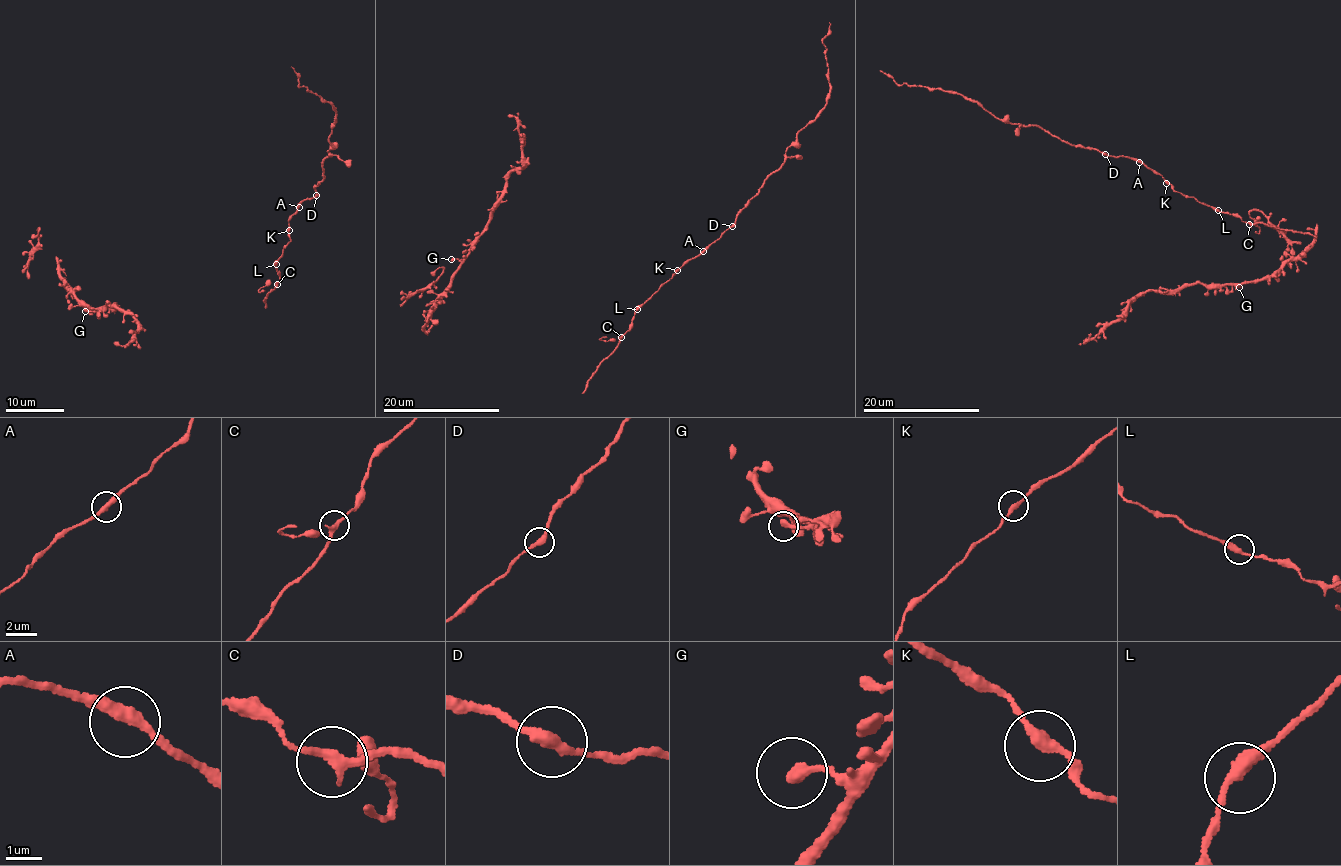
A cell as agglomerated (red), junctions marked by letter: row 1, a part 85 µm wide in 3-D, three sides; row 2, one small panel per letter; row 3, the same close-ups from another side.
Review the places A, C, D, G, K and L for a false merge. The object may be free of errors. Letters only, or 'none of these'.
none of these

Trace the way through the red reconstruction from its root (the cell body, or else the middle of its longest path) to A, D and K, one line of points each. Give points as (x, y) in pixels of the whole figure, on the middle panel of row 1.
A: (636, 306), (703, 251)
D: (636, 306), (732, 226)
K: (636, 306), (652, 295), (677, 270)

